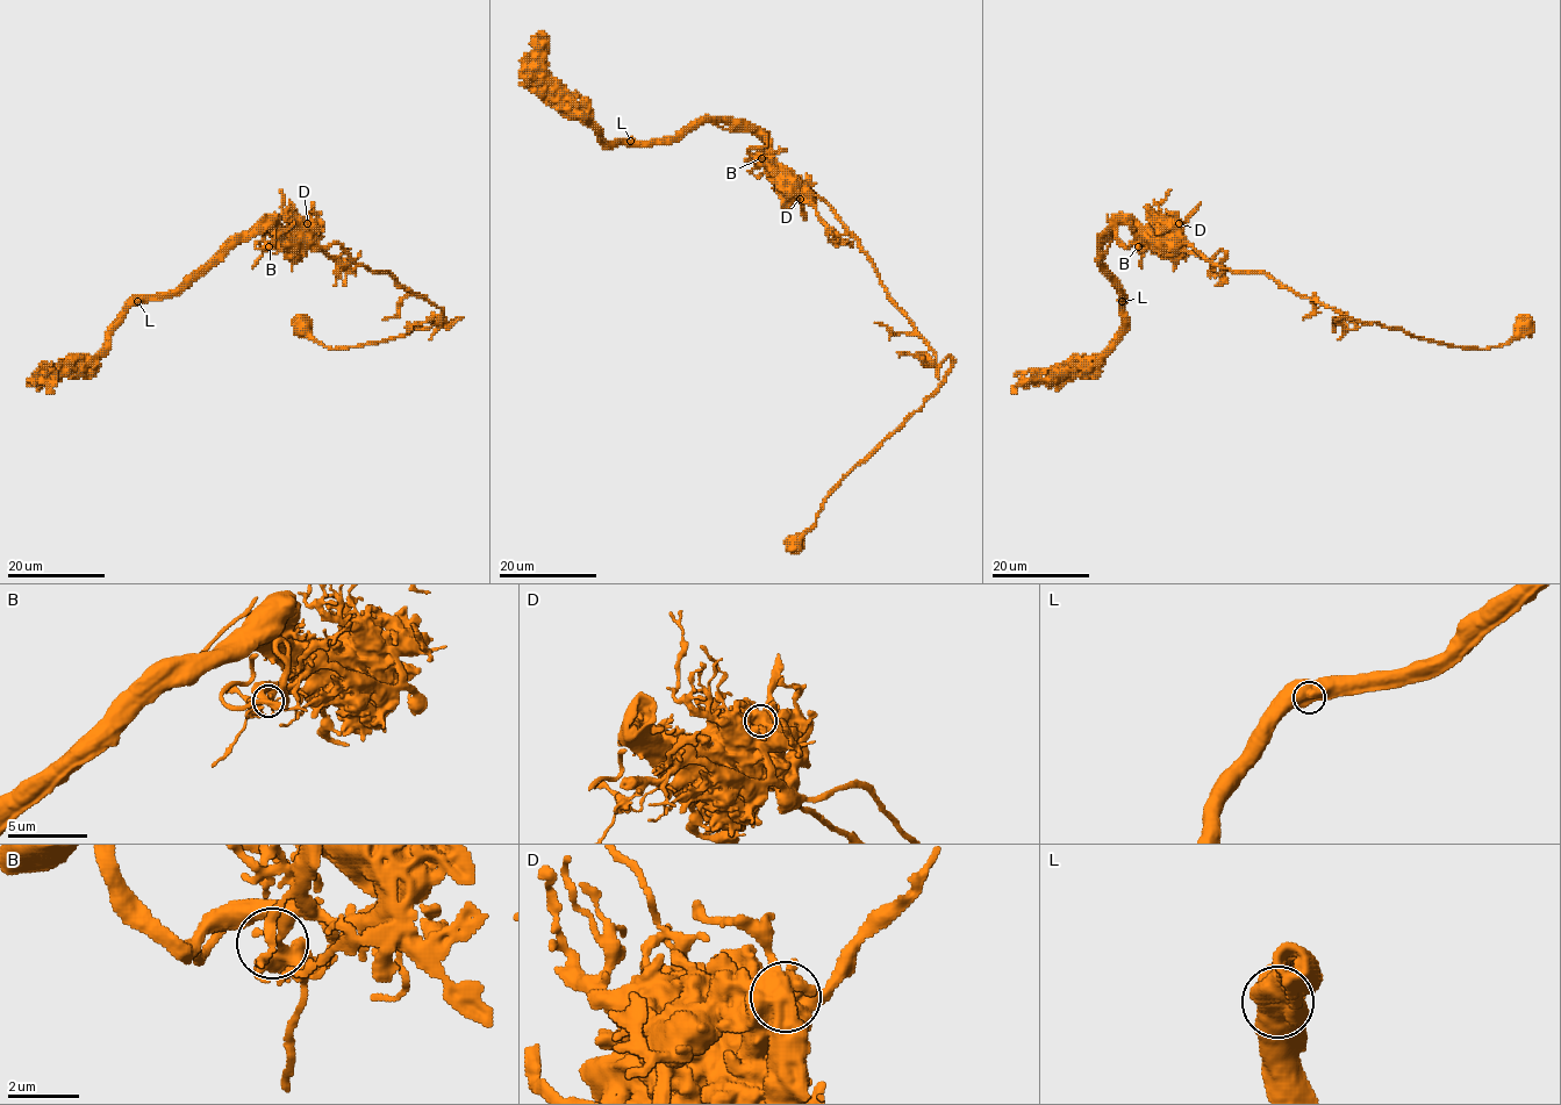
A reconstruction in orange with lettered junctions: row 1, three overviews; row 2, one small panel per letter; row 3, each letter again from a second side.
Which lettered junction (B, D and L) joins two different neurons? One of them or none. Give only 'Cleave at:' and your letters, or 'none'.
Cleave at: L

